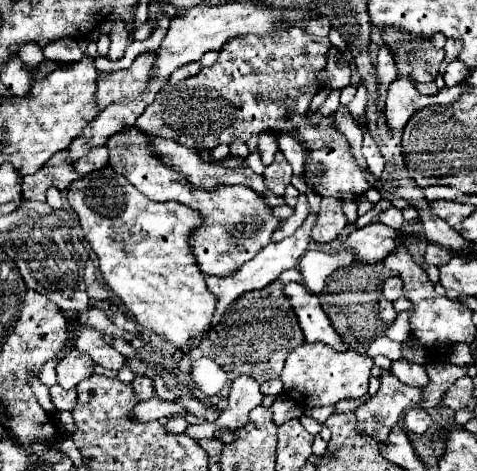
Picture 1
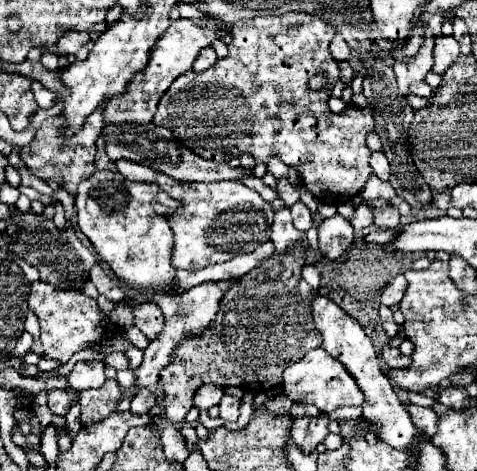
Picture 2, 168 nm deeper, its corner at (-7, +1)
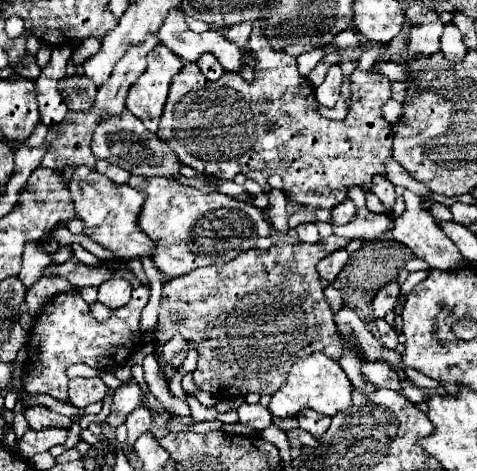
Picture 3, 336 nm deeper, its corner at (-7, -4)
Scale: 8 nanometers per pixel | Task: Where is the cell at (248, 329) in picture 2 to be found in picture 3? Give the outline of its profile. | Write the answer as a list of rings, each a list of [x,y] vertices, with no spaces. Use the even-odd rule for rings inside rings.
[[[330,235],[316,245],[276,241],[268,251],[244,251],[228,263],[200,267],[176,277],[164,283],[156,337],[160,343],[166,343],[168,337],[180,333],[198,349],[194,381],[214,397],[234,399],[248,393],[272,395],[284,385],[290,367],[298,359],[316,351],[334,361],[340,359],[340,335],[318,283],[316,263],[348,243],[350,239],[338,235]],[[214,331],[216,339],[208,339]],[[216,353],[222,353],[226,361],[220,361]]]

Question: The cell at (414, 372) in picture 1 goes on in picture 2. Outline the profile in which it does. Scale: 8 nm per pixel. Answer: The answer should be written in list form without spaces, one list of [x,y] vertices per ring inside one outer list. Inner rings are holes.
[[[384,346],[382,356],[384,356],[384,362],[386,362],[388,368],[408,368],[410,366],[410,358],[408,356],[402,356],[398,348]]]

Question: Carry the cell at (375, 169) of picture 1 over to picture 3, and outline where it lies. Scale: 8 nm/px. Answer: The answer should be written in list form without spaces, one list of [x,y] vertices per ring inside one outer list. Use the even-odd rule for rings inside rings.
[[[376,175],[374,181],[372,181],[372,189],[370,189],[378,199],[380,203],[386,207],[386,213],[392,215],[394,211],[394,203],[396,203],[396,193],[394,193],[394,185],[382,177],[382,175]]]

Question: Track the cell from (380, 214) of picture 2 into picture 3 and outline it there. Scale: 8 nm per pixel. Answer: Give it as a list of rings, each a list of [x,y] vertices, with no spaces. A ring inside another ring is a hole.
[[[362,207],[362,209],[356,209],[356,215],[348,225],[334,227],[334,233],[348,239],[374,241],[374,239],[384,237],[384,233],[390,229],[390,223],[392,223],[392,217],[374,215],[374,213],[364,215],[364,207]]]

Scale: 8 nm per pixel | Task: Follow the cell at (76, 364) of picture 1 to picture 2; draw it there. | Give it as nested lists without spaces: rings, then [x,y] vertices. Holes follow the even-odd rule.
[[[88,360],[88,362],[76,362],[72,372],[68,374],[68,384],[76,392],[86,388],[100,388],[104,384],[104,364],[100,360]]]

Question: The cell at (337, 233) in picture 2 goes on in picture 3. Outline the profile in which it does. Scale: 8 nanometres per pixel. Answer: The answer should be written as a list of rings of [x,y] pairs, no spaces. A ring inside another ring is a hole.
[[[338,249],[338,251],[330,253],[328,257],[324,257],[316,265],[316,269],[318,269],[318,273],[320,273],[322,279],[326,279],[328,283],[334,283],[336,275],[342,271],[342,267],[348,263],[348,259],[350,259],[350,255],[346,253],[346,249]]]

